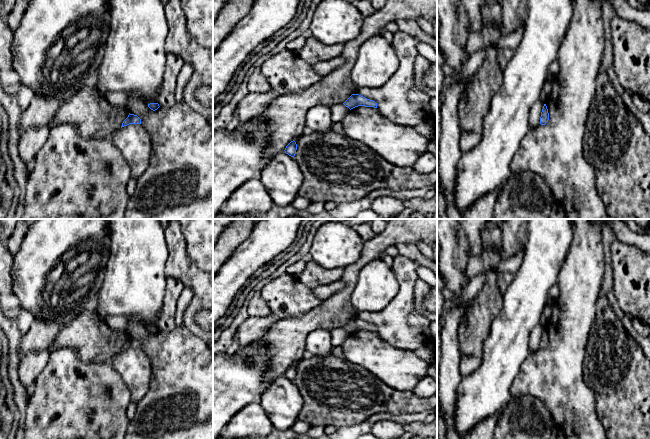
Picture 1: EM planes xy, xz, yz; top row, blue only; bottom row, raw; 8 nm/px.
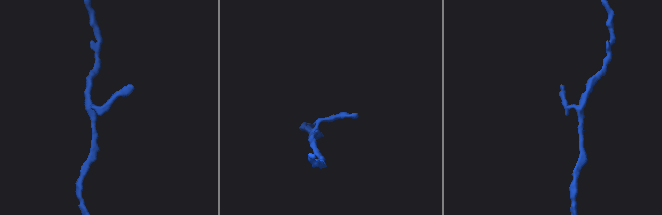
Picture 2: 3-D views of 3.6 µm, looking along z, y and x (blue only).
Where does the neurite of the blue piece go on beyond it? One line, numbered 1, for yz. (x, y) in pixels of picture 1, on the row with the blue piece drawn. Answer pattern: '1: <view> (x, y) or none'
1: none

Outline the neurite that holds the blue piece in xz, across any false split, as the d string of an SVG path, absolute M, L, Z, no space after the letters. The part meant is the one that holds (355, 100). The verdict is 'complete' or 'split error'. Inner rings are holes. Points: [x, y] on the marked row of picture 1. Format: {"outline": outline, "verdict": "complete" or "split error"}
{"outline": "M352 94L343 104L350 110L358 106L377 108L375 101L367 99L359 94Z", "verdict": "complete"}

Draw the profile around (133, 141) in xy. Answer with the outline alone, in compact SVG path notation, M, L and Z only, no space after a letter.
M129 124L111 135L112 142L129 164L131 177L138 179L148 168L151 137L140 124Z

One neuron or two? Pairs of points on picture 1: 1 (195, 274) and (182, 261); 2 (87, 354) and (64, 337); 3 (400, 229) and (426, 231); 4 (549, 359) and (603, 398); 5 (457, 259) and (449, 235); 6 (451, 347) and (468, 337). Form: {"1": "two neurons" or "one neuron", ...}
{"1": "one neuron", "2": "one neuron", "3": "one neuron", "4": "two neurons", "5": "one neuron", "6": "two neurons"}

